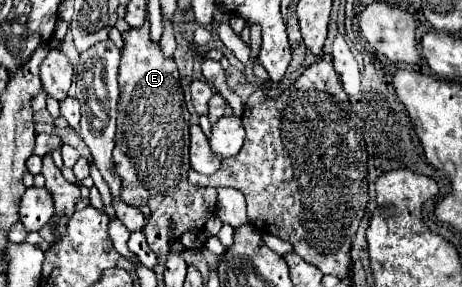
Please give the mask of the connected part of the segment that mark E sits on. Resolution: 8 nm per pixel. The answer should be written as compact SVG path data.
M149 21L141 29L131 29L123 35L125 47L121 51L119 65L119 113L117 113L117 141L113 149L115 169L121 177L121 199L133 207L149 207L151 217L147 227L143 229L149 247L157 257L169 253L169 241L173 237L181 237L187 231L203 231L209 217L215 215L217 189L213 187L197 187L187 181L187 173L191 169L189 163L189 111L183 99L183 91L179 85L179 71L173 59L165 59L161 53L161 45L153 43L149 37Z

